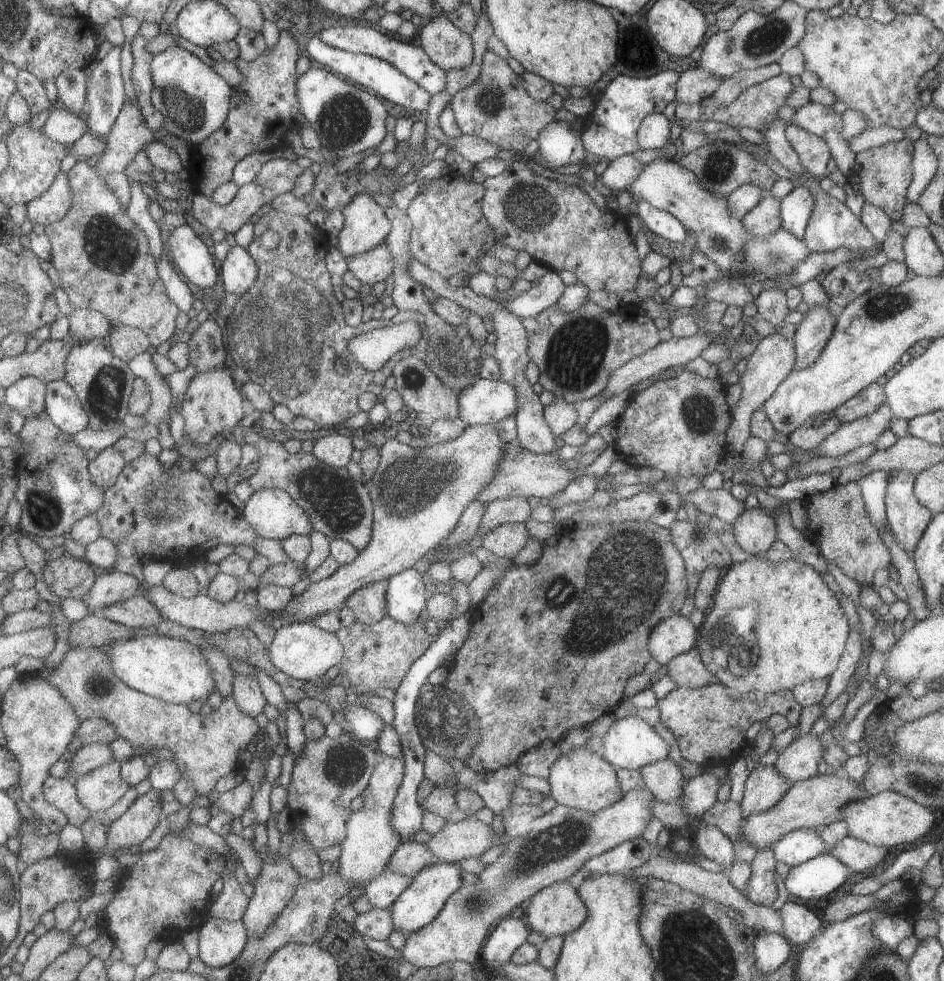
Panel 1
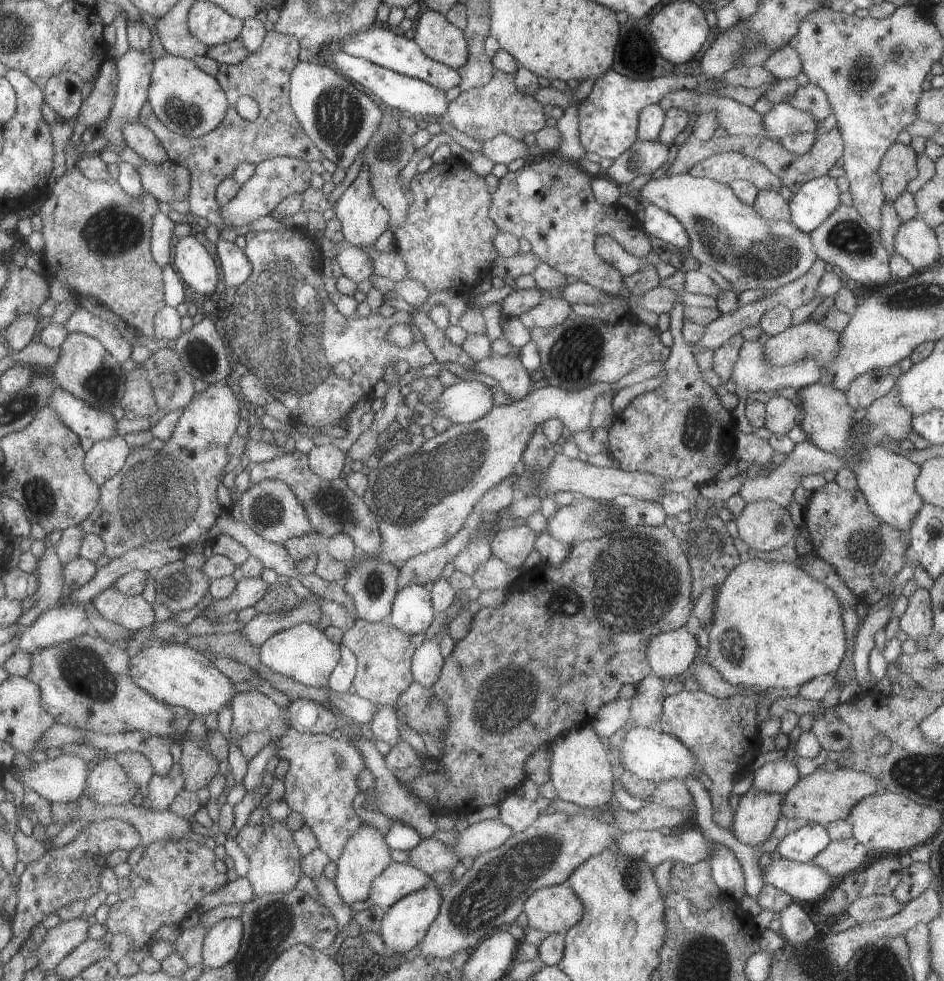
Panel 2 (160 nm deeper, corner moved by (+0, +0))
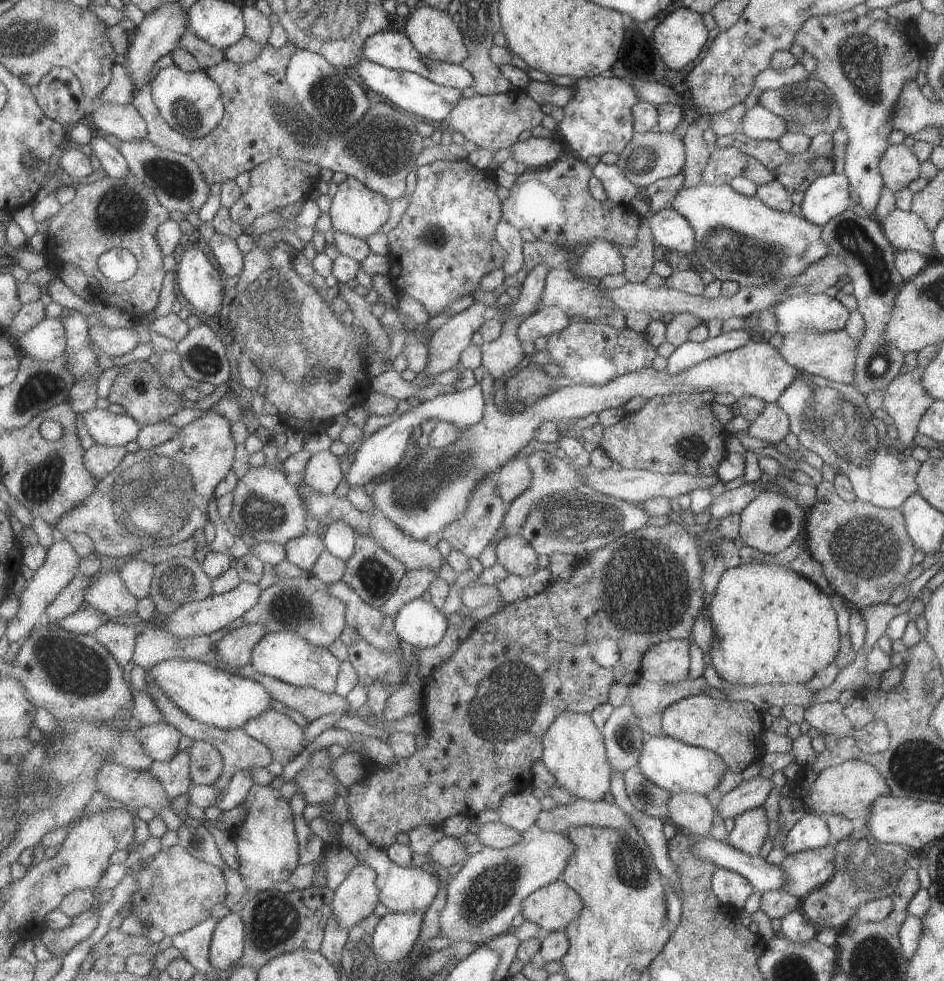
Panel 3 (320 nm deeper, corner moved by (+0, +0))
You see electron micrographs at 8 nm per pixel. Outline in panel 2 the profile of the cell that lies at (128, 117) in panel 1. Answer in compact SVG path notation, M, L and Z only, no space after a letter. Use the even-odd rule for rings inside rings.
M131 48L124 55L116 59L120 81L116 88L116 103L110 117L106 120L104 135L108 138L108 148L111 148L111 150L118 154L118 151L127 145L122 128L127 123L139 121L143 105L147 104L149 100L154 62L156 60L153 59L151 53Z

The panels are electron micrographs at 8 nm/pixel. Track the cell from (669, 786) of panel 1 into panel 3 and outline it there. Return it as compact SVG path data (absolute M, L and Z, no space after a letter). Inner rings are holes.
M693 792L671 793L667 798L667 822L687 830L689 835L710 836L714 813L712 797Z

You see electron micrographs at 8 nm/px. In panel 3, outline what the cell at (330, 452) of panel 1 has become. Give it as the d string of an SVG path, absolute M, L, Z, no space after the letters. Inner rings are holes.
M329 449L313 454L305 470L308 489L319 494L334 494L342 479L339 456L335 456Z

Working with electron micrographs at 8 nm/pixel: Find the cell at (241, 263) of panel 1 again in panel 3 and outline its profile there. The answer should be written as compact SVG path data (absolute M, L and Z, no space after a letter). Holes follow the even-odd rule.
M215 233L210 238L209 245L223 273L229 278L240 278L245 270L245 258L237 240Z

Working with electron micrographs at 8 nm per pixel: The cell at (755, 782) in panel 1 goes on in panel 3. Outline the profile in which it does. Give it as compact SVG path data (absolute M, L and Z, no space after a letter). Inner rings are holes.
M763 806L745 810L734 819L733 829L725 841L743 854L758 856L767 838L767 821Z

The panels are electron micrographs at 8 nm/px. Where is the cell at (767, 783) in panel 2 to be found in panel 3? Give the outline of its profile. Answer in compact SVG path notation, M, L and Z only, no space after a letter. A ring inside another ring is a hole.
M753 776L742 782L726 794L715 794L712 796L714 810L721 814L724 820L735 819L745 810L762 806L771 790L769 778Z

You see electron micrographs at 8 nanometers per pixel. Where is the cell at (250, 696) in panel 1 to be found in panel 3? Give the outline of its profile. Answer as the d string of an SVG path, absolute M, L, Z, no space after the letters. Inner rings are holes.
M273 709L261 712L261 716L257 718L251 718L243 729L253 739L273 750L273 760L282 766L295 760L307 744L305 730L286 714Z

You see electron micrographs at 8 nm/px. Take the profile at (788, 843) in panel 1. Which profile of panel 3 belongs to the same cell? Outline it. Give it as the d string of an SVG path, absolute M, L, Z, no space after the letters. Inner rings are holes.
M811 813L799 818L786 832L783 853L793 854L803 850L822 848L829 843L829 830L823 819Z

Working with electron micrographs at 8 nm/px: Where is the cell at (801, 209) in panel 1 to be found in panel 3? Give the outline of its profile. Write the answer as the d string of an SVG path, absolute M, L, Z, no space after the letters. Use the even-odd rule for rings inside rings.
M829 174L811 182L799 204L800 217L815 226L824 226L831 218L852 206L850 186L844 174Z

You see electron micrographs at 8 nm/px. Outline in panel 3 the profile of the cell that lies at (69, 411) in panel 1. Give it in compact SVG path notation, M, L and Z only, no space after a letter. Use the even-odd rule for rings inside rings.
M89 410L85 414L81 414L85 426L89 428L91 436L95 438L96 443L106 446L127 446L129 442L138 441L139 434L141 433L142 425L137 422L133 416L126 414L113 414L111 410Z

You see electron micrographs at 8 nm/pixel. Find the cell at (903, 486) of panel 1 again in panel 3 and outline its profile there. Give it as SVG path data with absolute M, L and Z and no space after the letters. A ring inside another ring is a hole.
M799 373L774 404L787 414L790 434L797 438L801 449L815 453L839 475L846 476L856 499L883 510L895 510L917 492L915 478L920 463L908 452L900 455L889 448L886 443L890 436L887 424L871 416L864 396L853 385ZM811 404L817 404L819 410Z

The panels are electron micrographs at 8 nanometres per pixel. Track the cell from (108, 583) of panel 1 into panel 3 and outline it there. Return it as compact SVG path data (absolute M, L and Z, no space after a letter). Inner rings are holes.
M141 558L129 560L123 570L121 578L124 579L128 590L132 592L137 599L150 597L152 594L152 584L155 578L156 566L145 562Z

